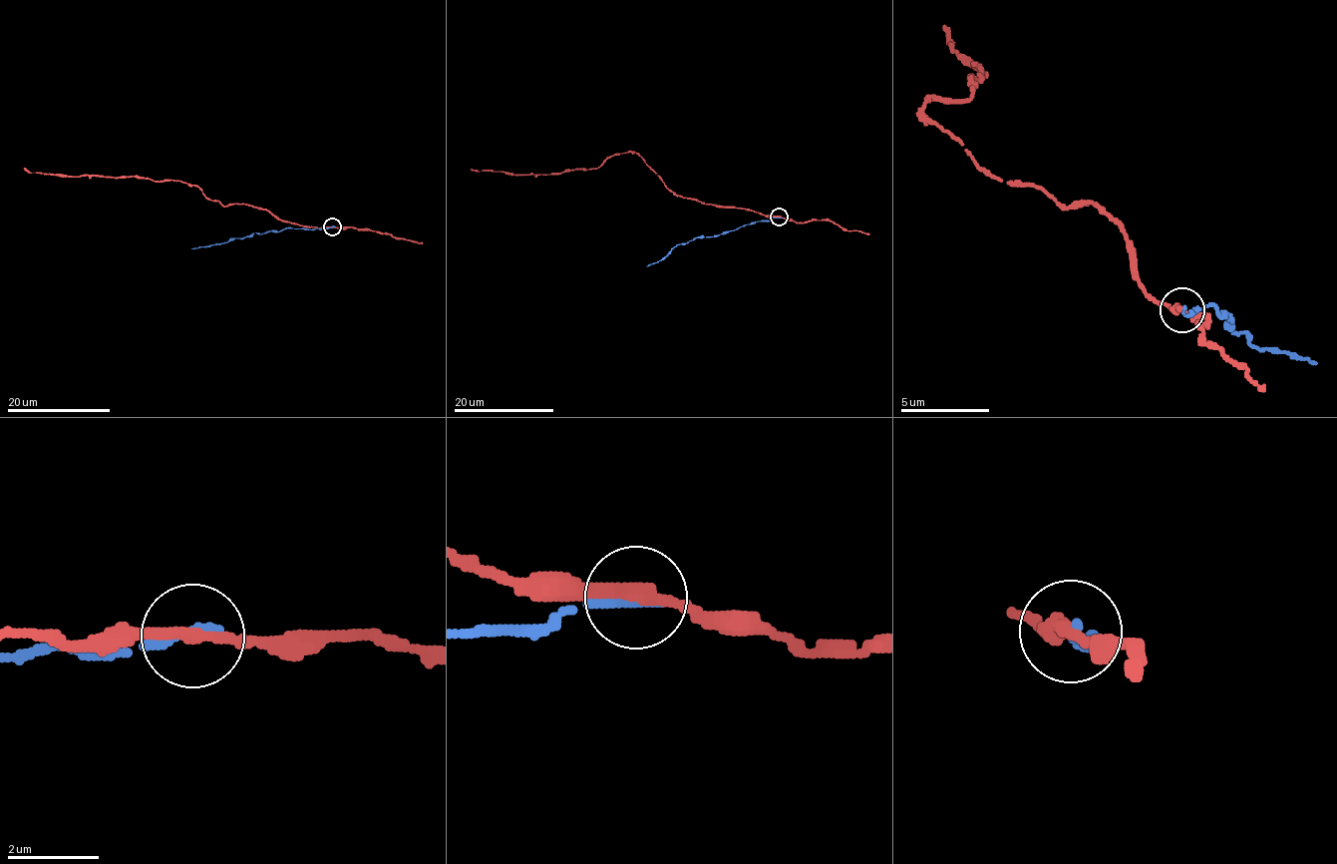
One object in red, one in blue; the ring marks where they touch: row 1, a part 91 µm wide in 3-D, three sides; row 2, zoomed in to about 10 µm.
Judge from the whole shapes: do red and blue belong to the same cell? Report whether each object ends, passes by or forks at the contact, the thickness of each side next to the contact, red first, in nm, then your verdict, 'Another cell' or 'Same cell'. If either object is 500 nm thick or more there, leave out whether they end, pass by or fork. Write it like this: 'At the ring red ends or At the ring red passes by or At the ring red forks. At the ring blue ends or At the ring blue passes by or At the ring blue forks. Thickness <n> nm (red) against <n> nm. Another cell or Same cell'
At the ring red passes by. At the ring blue ends. Thickness 300 nm (red) against 240 nm. Another cell

